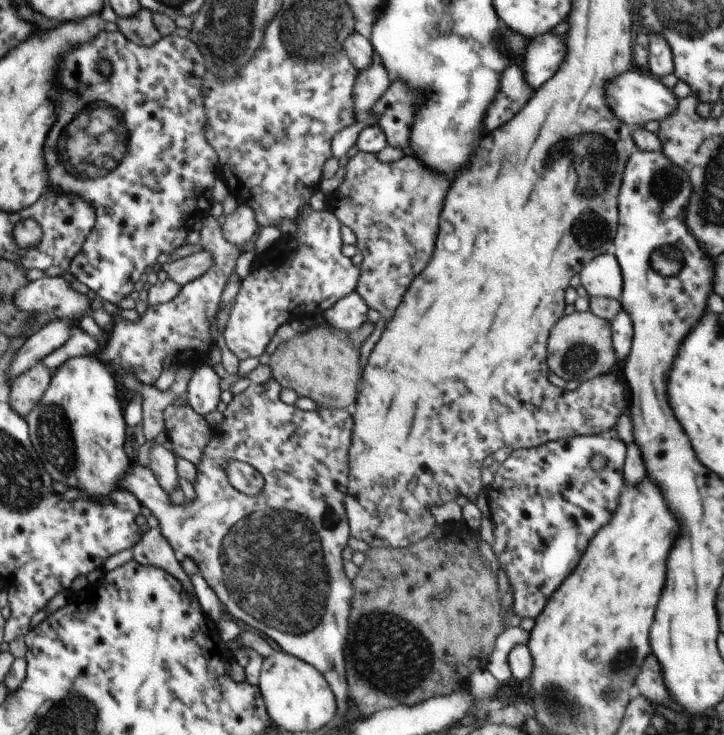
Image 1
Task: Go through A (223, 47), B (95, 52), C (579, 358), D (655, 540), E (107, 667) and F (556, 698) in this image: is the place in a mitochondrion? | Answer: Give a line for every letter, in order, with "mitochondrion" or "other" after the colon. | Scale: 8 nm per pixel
A: mitochondrion
B: other
C: mitochondrion
D: other
E: other
F: mitochondrion

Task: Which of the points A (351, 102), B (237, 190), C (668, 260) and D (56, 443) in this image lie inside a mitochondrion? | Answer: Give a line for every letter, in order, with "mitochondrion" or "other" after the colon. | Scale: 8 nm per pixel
A: other
B: other
C: mitochondrion
D: mitochondrion

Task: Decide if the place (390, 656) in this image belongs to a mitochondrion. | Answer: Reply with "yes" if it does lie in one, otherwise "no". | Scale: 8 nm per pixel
yes

